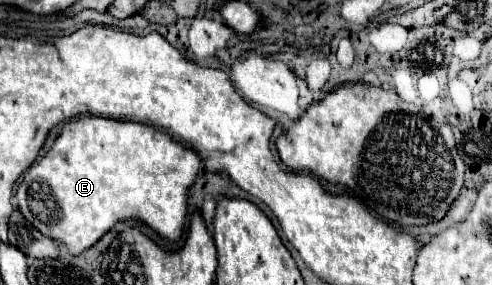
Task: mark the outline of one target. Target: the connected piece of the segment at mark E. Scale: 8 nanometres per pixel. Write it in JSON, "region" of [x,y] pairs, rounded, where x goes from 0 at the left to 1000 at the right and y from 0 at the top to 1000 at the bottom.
{"region":[[[167,411],[134,432],[106,523],[69,572],[37,649],[41,747],[93,832],[138,867],[142,895],[163,895],[195,860],[240,775],[280,768],[341,846],[362,846],[382,747],[382,670],[402,614],[402,544],[346,481],[337,460],[289,439],[244,432],[207,411]]]}

